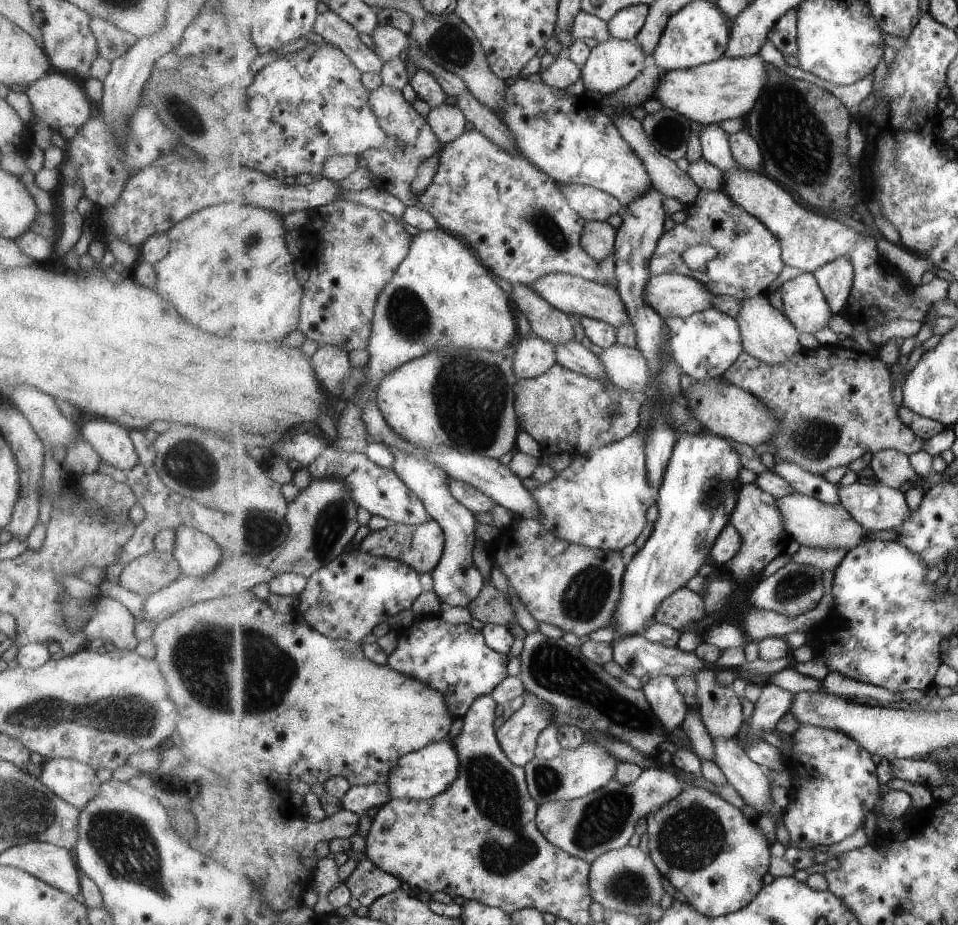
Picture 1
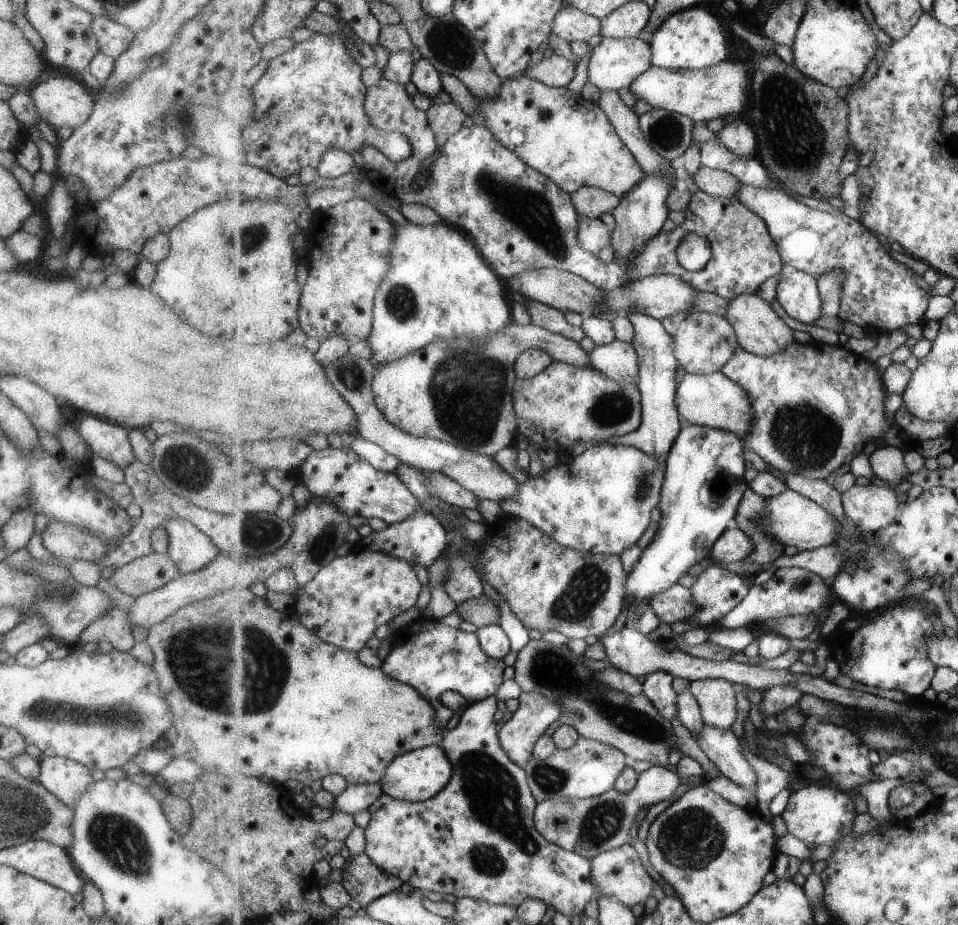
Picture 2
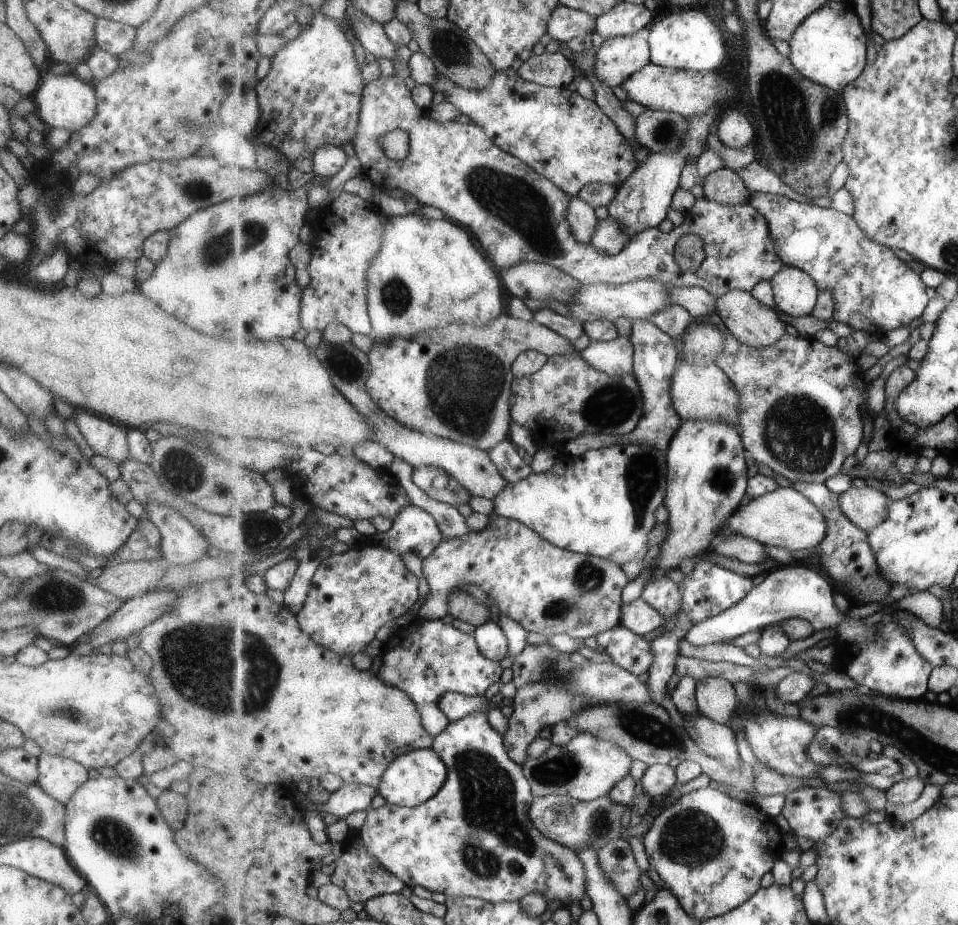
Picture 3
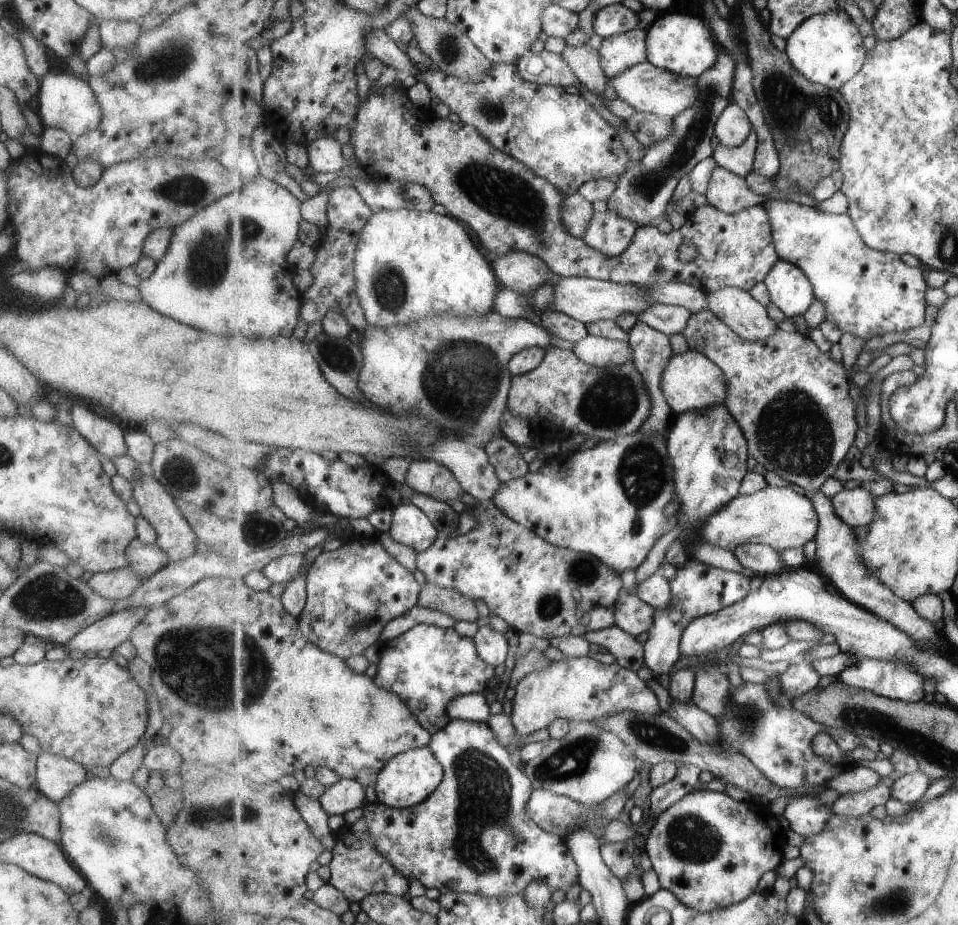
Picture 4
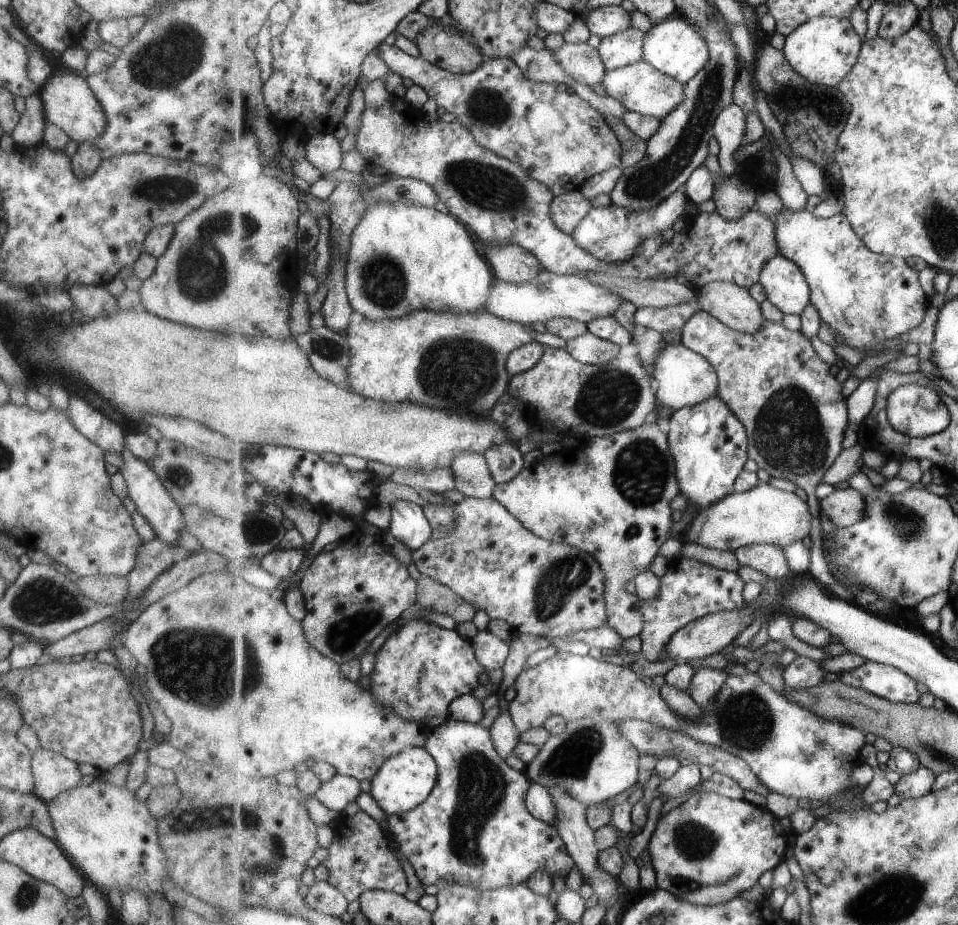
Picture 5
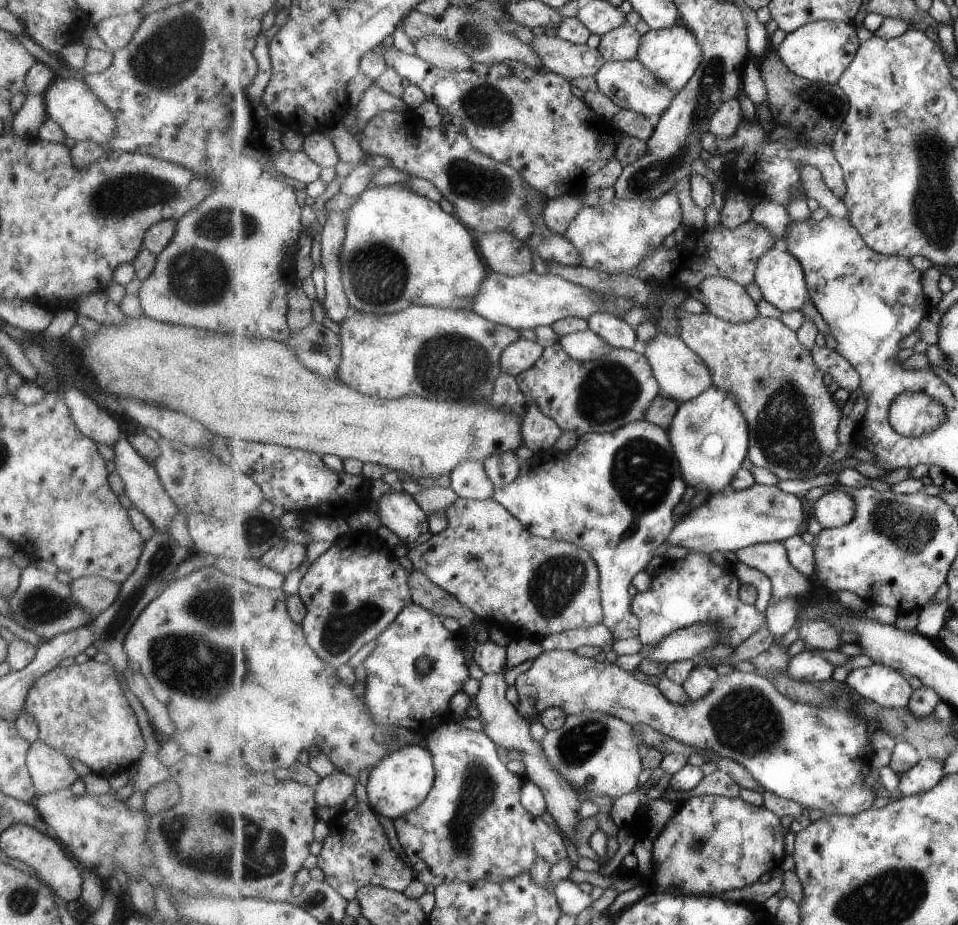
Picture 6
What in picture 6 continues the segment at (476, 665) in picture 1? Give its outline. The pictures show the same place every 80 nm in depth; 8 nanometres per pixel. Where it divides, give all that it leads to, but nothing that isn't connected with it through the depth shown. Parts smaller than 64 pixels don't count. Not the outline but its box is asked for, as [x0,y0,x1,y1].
[363,602,470,736]

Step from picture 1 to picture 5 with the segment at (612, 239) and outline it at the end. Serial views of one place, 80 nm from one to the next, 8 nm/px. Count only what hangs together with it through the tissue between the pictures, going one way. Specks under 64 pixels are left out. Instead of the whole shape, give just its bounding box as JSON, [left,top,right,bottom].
[552,191,592,235]

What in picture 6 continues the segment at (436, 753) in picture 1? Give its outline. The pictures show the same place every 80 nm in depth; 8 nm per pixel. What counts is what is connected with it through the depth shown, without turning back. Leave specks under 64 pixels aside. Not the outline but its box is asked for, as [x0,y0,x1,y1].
[366,745,436,821]

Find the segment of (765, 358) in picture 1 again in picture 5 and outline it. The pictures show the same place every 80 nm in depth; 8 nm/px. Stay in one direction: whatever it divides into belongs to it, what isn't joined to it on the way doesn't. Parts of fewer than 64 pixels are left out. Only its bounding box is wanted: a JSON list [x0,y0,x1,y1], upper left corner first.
[696,281,766,335]

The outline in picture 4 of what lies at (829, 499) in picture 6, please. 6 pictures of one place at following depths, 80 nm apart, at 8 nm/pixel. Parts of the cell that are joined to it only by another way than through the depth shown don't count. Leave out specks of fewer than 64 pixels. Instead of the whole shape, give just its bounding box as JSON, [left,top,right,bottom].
[832,485,876,529]

